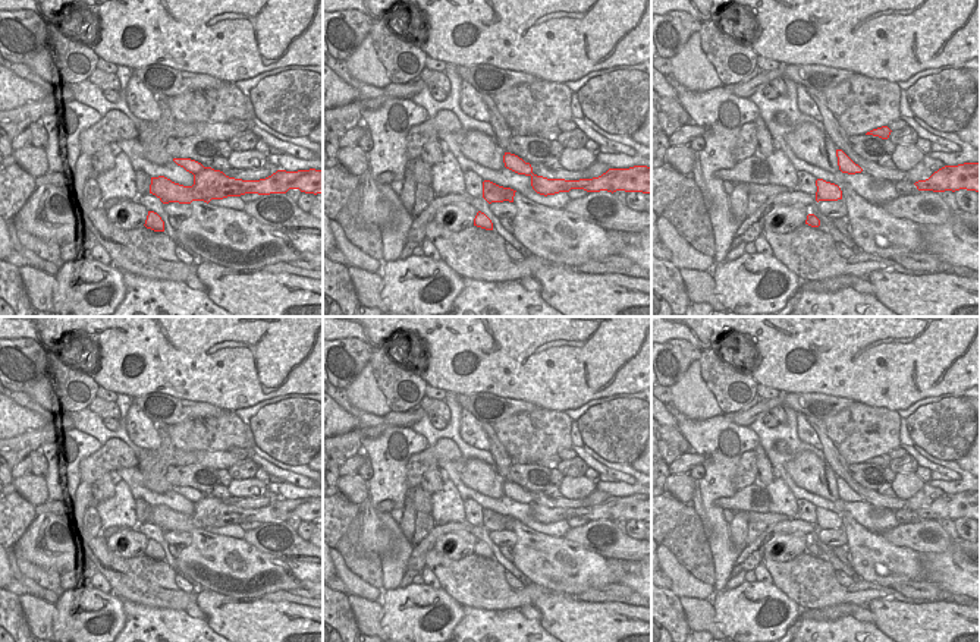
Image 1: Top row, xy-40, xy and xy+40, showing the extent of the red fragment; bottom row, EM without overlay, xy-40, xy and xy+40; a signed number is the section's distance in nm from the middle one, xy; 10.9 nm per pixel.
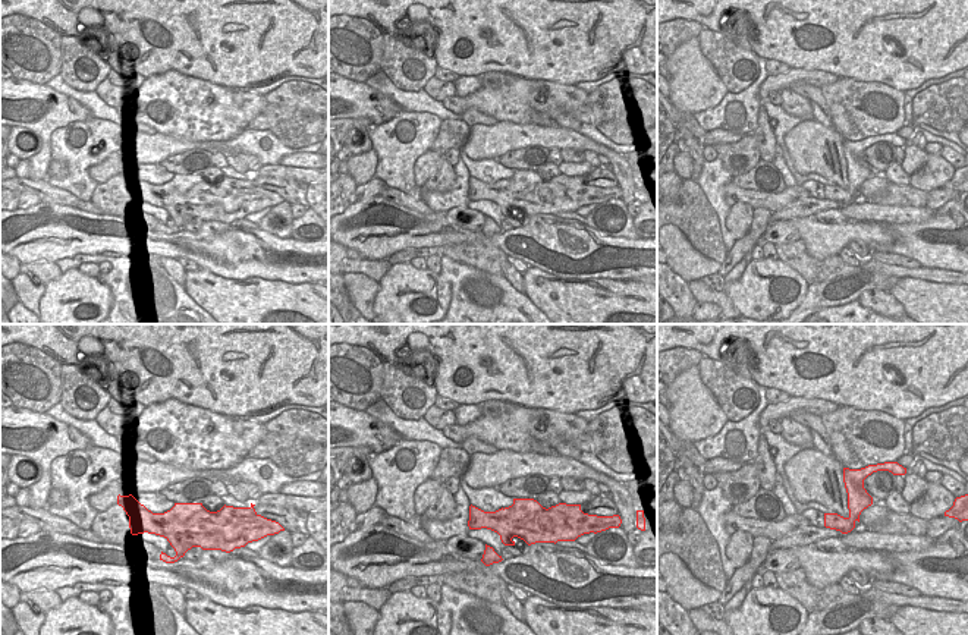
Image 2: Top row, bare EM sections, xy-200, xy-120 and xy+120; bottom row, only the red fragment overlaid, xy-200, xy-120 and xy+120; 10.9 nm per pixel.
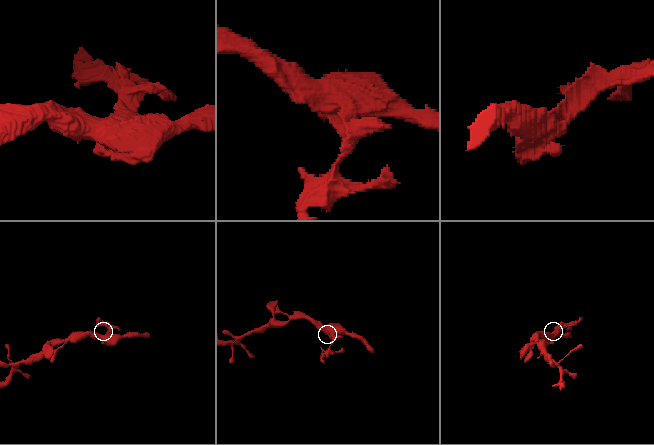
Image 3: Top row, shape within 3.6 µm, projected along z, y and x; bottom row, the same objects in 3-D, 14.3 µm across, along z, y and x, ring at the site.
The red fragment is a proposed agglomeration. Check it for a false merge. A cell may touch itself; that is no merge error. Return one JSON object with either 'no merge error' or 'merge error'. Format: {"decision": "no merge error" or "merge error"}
{"decision": "merge error"}

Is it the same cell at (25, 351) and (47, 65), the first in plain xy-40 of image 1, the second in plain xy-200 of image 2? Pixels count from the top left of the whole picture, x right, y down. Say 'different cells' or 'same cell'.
same cell

